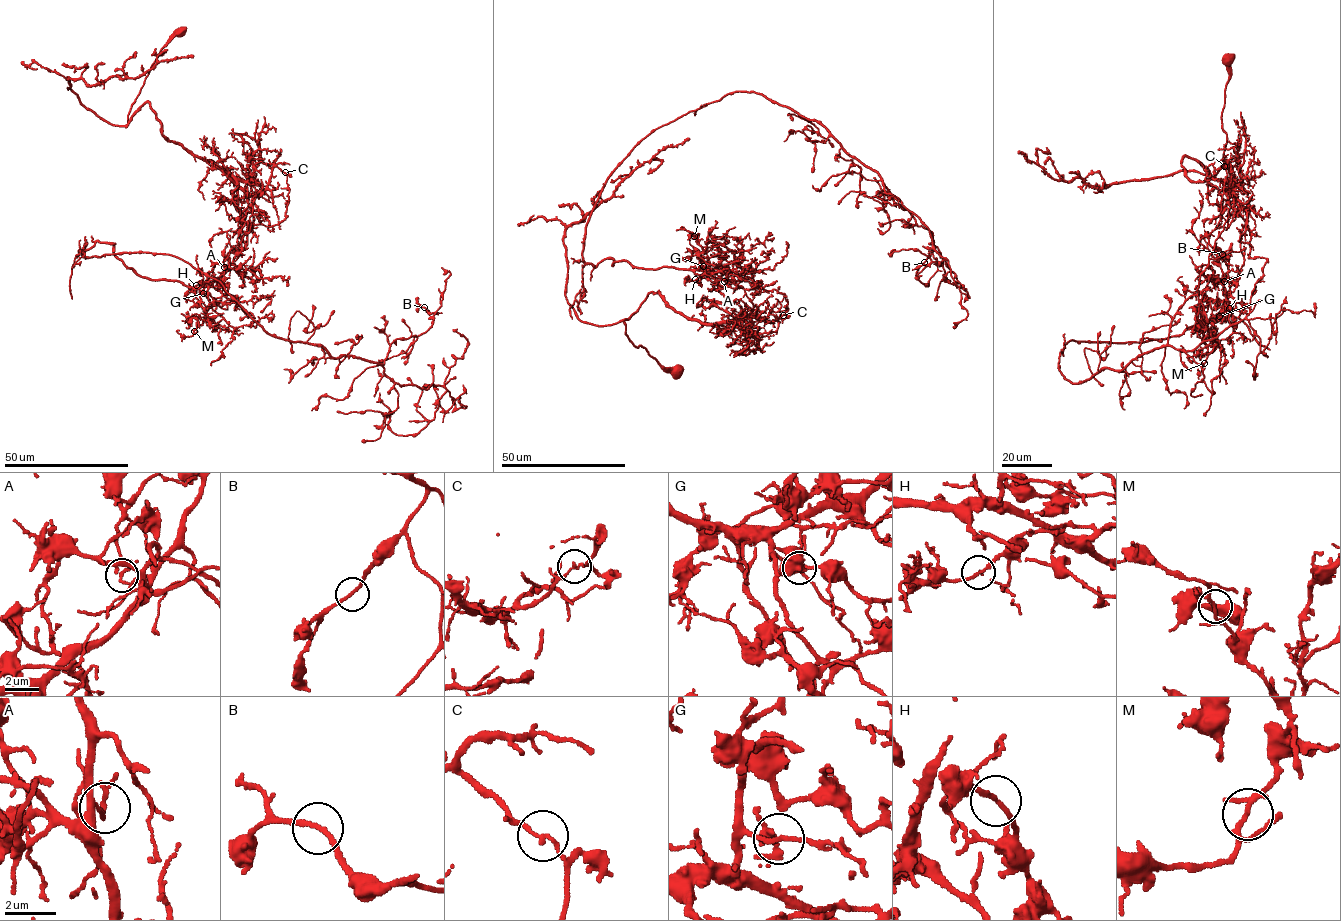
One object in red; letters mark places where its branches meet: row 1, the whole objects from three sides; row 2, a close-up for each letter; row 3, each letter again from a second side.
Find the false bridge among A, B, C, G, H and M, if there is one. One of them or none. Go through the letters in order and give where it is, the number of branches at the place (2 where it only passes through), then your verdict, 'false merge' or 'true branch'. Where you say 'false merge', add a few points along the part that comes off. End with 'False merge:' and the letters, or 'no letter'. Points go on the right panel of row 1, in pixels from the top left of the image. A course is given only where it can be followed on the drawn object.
A: at (1224, 281); 2 branches meet; true branch
B: at (1222, 254); 2 branches meet; true branch
C: at (1224, 166); 2 branches meet; false merge; foreign part runs (1224, 166), (1231, 197), (1228, 180), (1186, 175), (1194, 158), (1216, 181), (1100, 188), (1018, 152)
G: at (1219, 316); 2 branches meet; true branch
H: at (1229, 308); 2 branches meet; true branch
M: at (1204, 363); 2 branches meet; true branch
False merge: C

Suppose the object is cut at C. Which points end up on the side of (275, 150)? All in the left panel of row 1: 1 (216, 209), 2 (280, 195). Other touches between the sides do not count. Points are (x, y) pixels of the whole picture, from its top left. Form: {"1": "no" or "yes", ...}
{"1": "yes", "2": "yes"}

